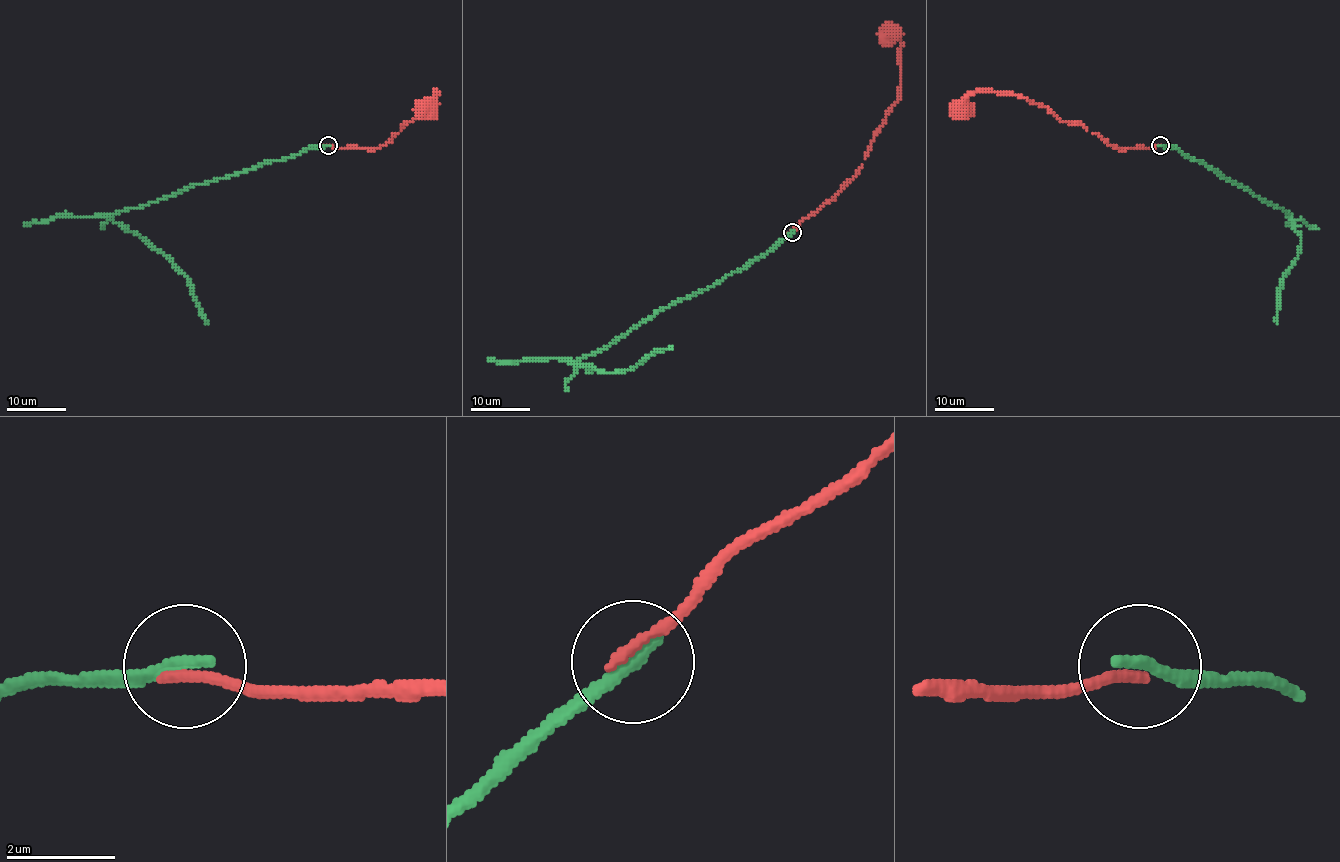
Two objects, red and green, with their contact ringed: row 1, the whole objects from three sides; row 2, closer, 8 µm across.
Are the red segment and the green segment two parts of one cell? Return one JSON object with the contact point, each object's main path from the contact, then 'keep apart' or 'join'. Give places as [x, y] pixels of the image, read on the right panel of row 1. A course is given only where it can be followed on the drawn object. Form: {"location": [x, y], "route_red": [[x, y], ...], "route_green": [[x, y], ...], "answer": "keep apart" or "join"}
{"location": [1160, 145], "route_red": [[1160, 146], [1117, 149], [1078, 124], [1061, 121], [1044, 106], [1010, 94], [973, 91], [963, 107]], "route_green": [[1160, 144], [1175, 146], [1185, 156], [1242, 185], [1289, 216], [1300, 235], [1300, 251], [1282, 278], [1276, 323]], "answer": "keep apart"}

